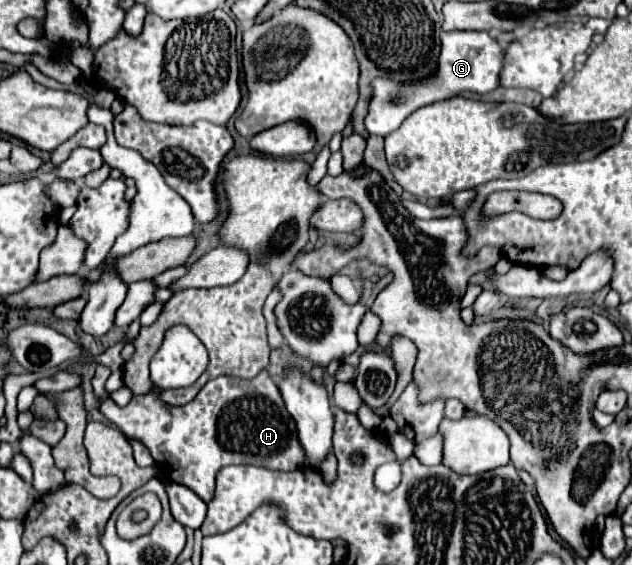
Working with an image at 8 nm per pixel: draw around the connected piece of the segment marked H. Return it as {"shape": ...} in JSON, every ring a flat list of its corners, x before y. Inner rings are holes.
{"shape":[[267,371,249,381,217,377,183,407,165,405,159,393,153,391,133,397,127,407,103,399,99,411,127,437,147,445,163,477,197,491,205,503,213,499,215,475,225,465,259,465,279,471,303,467,303,449,297,441,295,421,285,411,279,389]]}

